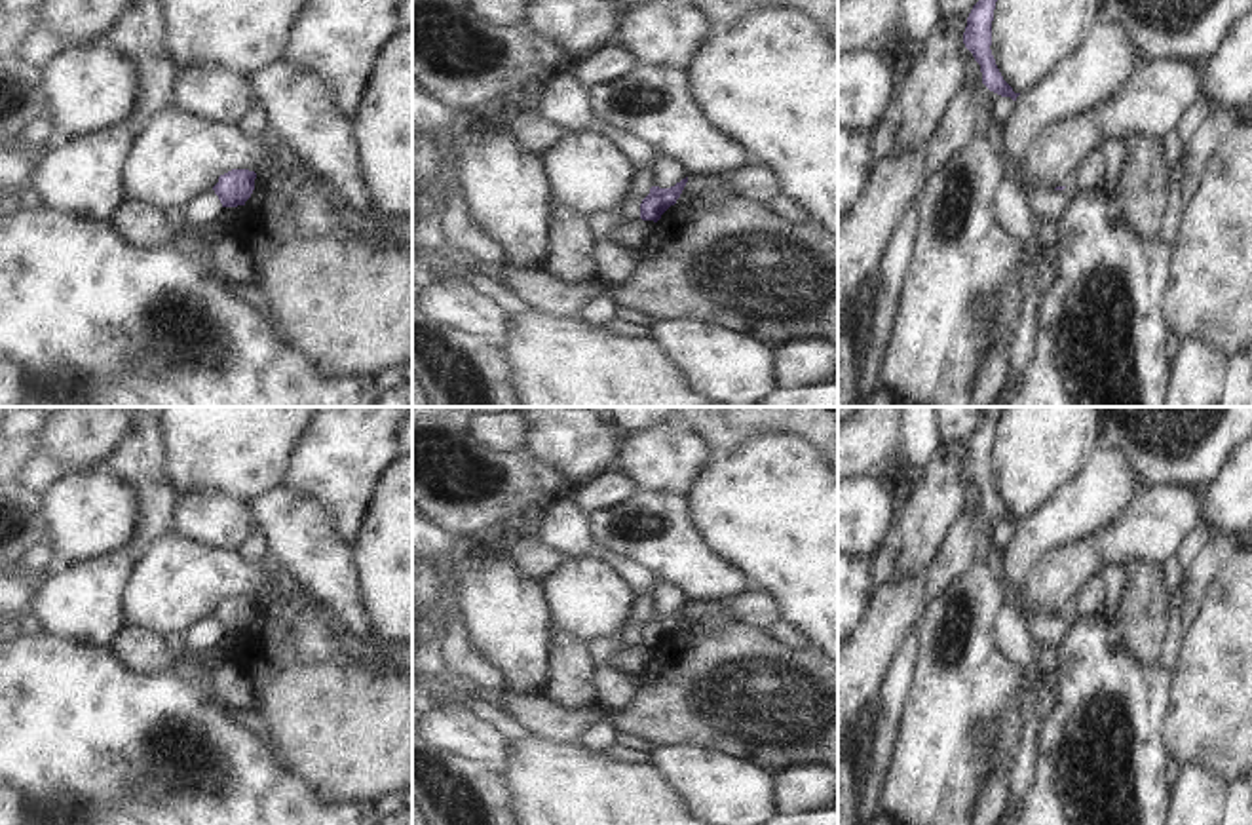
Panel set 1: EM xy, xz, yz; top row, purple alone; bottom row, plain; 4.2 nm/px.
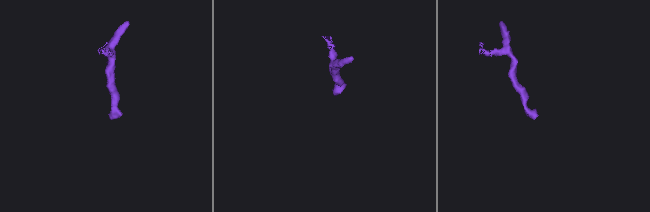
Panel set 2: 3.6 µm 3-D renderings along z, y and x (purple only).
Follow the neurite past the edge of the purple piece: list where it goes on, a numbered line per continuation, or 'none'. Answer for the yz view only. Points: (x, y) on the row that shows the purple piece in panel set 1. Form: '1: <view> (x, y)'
none

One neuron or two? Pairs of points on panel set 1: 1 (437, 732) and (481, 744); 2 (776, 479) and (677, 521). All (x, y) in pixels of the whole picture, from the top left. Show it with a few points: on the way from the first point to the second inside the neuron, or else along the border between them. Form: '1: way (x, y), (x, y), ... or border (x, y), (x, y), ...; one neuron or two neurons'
1: way (449, 732), (470, 736); one neuron
2: border (686, 497), (694, 521), (719, 552); two neurons

